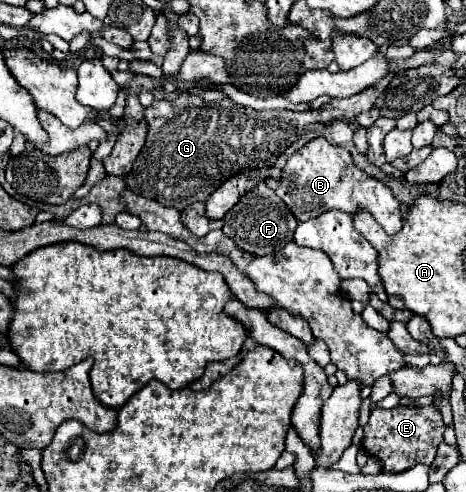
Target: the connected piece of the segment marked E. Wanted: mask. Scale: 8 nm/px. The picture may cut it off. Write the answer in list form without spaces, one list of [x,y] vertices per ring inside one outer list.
[[[396,406],[390,410],[374,408],[364,426],[362,446],[382,462],[384,472],[402,472],[416,464],[430,466],[438,444],[444,440],[444,422],[436,406]]]

